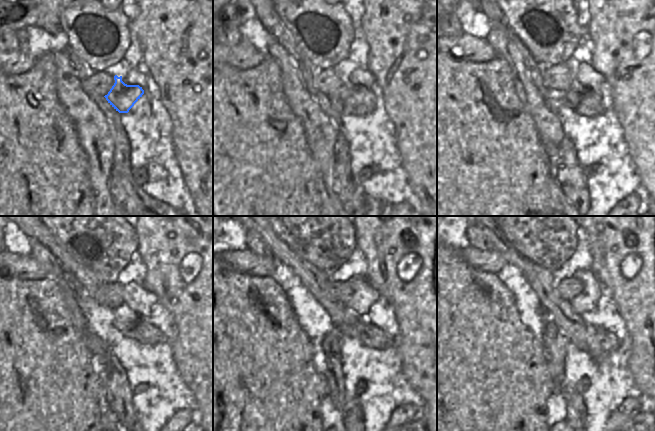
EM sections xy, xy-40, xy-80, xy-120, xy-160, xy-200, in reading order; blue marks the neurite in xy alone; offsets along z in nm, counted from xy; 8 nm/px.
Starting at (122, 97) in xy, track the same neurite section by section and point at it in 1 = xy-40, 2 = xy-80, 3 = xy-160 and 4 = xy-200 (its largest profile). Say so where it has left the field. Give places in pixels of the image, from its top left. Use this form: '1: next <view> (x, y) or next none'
1: next xy-40 (360, 101)
2: next xy-80 (590, 105)
3: next xy-160 (372, 336)
4: next xy-200 (600, 341)

